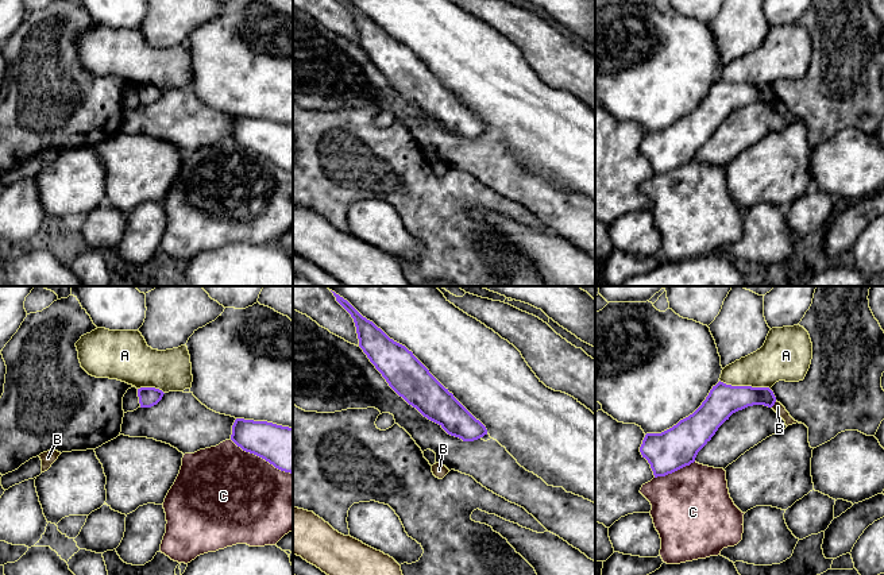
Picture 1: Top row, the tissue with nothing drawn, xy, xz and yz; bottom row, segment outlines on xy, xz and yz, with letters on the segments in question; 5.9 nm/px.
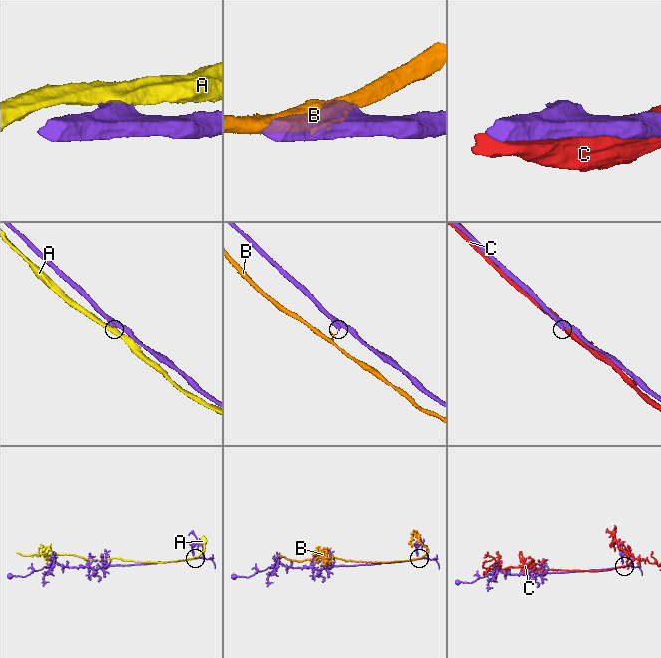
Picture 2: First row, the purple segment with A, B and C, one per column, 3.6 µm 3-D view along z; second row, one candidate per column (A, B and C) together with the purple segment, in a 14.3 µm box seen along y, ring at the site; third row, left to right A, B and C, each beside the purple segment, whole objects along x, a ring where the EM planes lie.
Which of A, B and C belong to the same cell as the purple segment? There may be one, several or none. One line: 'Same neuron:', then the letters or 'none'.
Same neuron: none

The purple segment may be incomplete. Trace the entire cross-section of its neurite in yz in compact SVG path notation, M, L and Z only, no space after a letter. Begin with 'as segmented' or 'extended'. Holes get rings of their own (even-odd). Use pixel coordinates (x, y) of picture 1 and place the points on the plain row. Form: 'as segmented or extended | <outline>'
as segmented | M719 78L692 112L661 131L646 131L640 150L651 162L655 175L665 174L694 161L698 150L733 111L753 103L772 105L775 100L776 94L769 85L731 84Z

